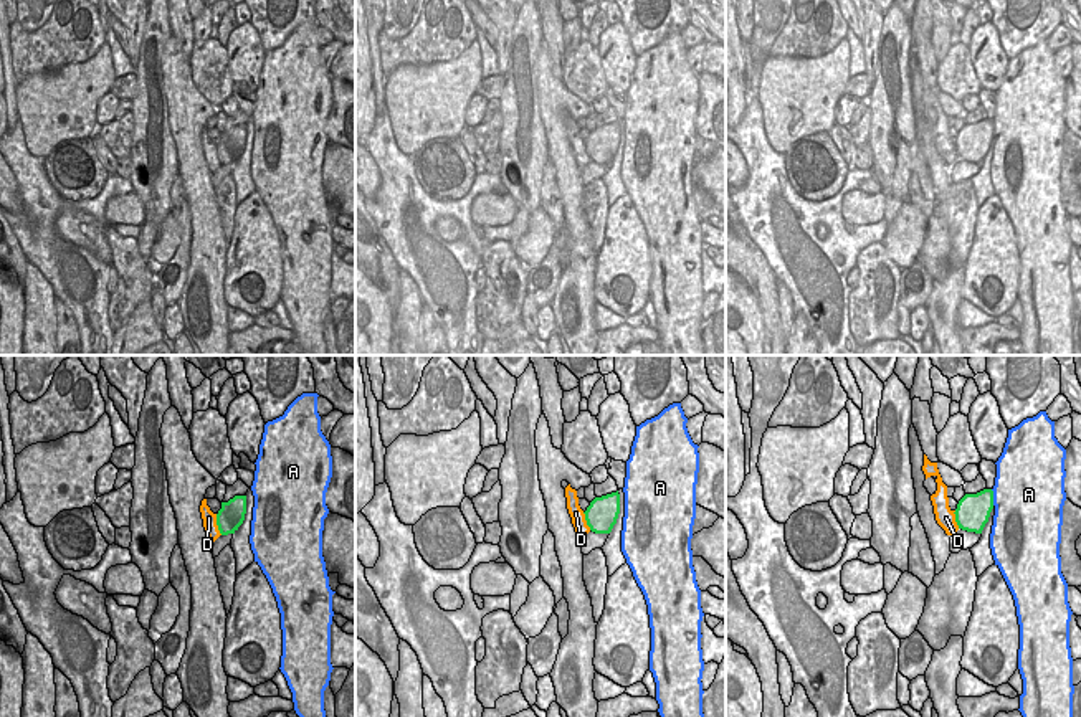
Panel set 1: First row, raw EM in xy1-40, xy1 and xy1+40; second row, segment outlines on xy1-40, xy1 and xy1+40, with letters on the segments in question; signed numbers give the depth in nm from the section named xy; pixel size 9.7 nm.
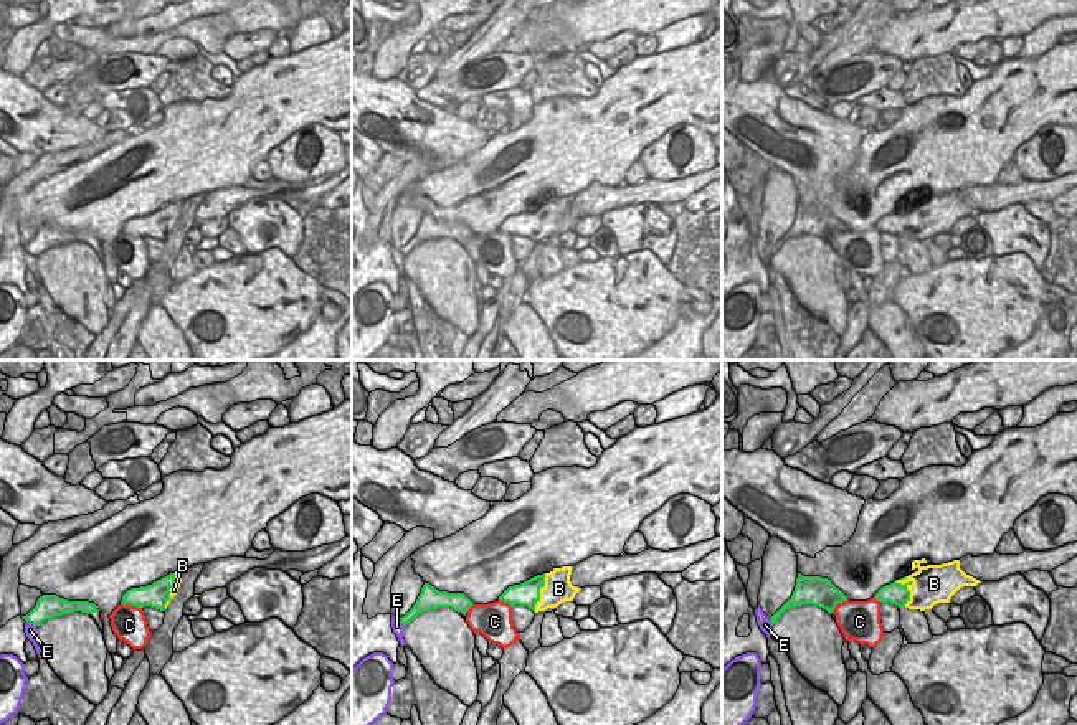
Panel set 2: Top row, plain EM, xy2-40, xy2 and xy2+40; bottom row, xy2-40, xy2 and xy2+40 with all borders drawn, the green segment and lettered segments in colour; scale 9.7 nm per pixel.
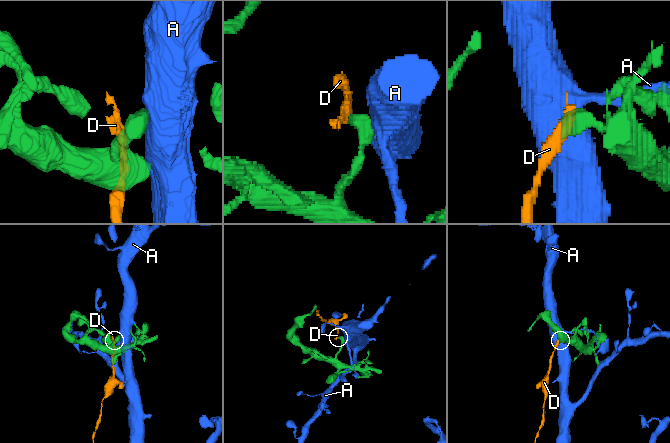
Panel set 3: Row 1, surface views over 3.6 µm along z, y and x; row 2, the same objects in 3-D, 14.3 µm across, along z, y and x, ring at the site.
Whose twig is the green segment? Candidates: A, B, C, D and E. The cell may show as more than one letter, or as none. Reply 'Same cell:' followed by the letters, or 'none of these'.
Same cell: B

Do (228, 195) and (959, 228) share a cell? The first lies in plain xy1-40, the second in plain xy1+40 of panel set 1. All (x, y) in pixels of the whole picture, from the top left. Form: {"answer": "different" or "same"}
{"answer": "same"}

